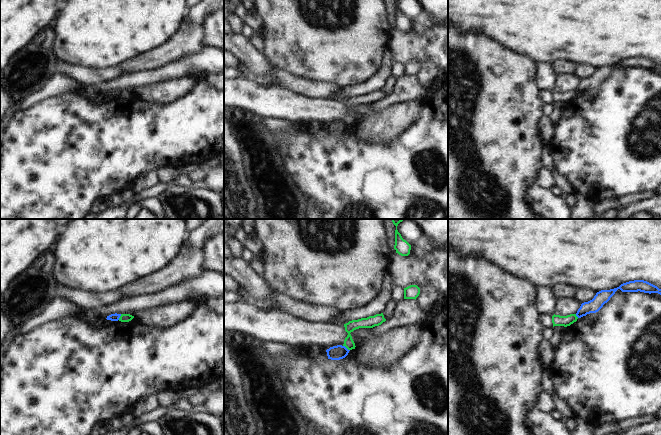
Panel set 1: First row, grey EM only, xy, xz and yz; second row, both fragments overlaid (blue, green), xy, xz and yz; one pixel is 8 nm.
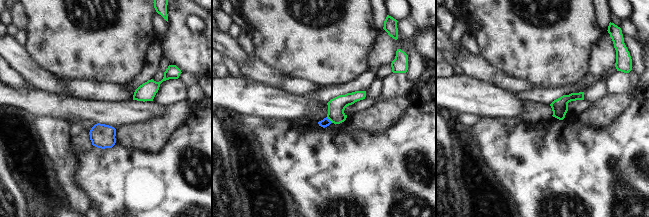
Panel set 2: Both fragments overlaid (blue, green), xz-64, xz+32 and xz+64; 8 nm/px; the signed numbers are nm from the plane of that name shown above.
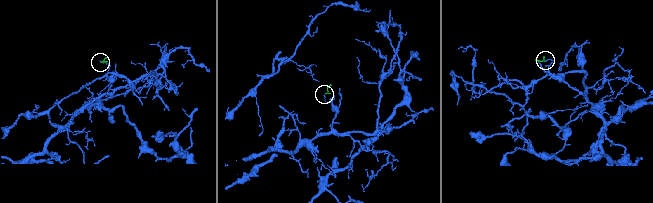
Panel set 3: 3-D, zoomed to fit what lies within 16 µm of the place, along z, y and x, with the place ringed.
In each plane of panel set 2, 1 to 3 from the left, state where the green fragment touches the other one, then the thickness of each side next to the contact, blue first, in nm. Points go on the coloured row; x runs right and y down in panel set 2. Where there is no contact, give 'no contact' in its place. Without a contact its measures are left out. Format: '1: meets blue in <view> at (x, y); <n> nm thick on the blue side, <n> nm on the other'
1: no contact
2: meets blue in xz+32 at (328, 119); 70 nm thick on the blue side, 140 nm on the other
3: no contact

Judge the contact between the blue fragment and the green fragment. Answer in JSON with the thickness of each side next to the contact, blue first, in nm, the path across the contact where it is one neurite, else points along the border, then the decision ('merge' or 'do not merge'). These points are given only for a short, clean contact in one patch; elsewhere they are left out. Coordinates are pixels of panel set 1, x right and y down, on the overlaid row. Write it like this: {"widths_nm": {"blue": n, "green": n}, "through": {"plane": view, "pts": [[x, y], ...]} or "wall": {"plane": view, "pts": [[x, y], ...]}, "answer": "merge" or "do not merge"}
{"widths_nm": {"blue": 120, "green": 80}, "wall": {"plane": "xz", "pts": [[343, 345], [349, 350]]}, "answer": "do not merge"}

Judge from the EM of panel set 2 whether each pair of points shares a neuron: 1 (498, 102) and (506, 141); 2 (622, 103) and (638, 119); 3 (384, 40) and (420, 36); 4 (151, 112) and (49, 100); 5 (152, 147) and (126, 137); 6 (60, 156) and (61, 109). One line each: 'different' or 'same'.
1: different
2: different
3: same
4: same
5: same
6: different

